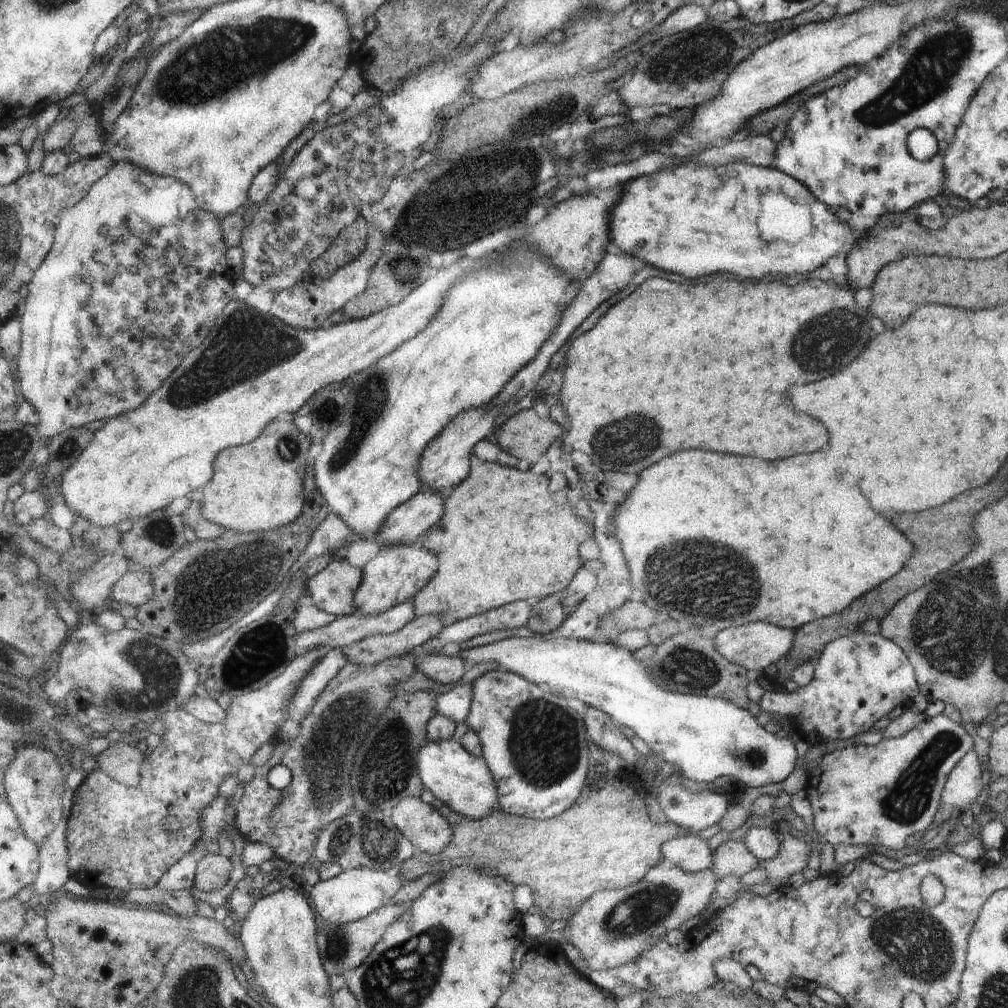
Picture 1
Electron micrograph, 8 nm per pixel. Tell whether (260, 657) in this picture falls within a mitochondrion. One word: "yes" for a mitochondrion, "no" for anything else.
yes

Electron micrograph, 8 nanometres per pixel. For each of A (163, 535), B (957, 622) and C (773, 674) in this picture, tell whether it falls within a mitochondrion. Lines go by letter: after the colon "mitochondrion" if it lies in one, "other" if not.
A: mitochondrion
B: mitochondrion
C: other

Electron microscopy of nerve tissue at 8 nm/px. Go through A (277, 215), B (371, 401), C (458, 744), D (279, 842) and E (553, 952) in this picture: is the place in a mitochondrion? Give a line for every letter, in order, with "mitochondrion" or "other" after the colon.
A: other
B: mitochondrion
C: other
D: other
E: other

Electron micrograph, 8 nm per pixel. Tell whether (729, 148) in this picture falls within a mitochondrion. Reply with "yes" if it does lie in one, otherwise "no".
no

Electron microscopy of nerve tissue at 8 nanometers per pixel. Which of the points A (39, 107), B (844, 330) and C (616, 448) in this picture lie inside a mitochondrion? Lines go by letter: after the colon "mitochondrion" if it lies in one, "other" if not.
A: other
B: mitochondrion
C: mitochondrion

